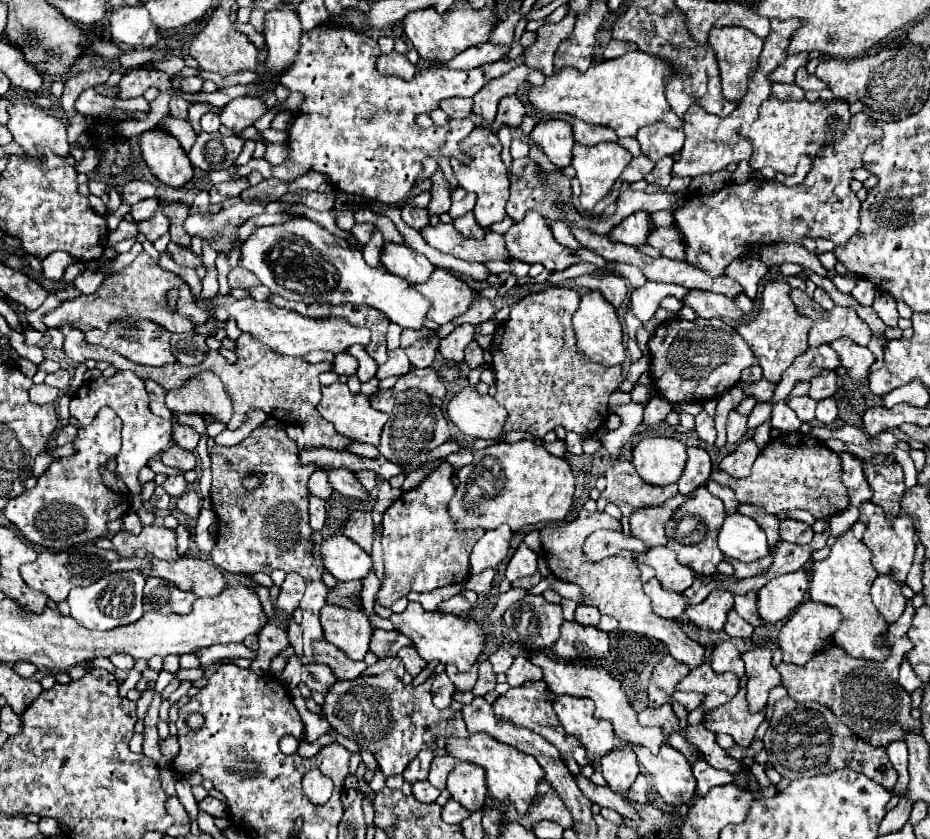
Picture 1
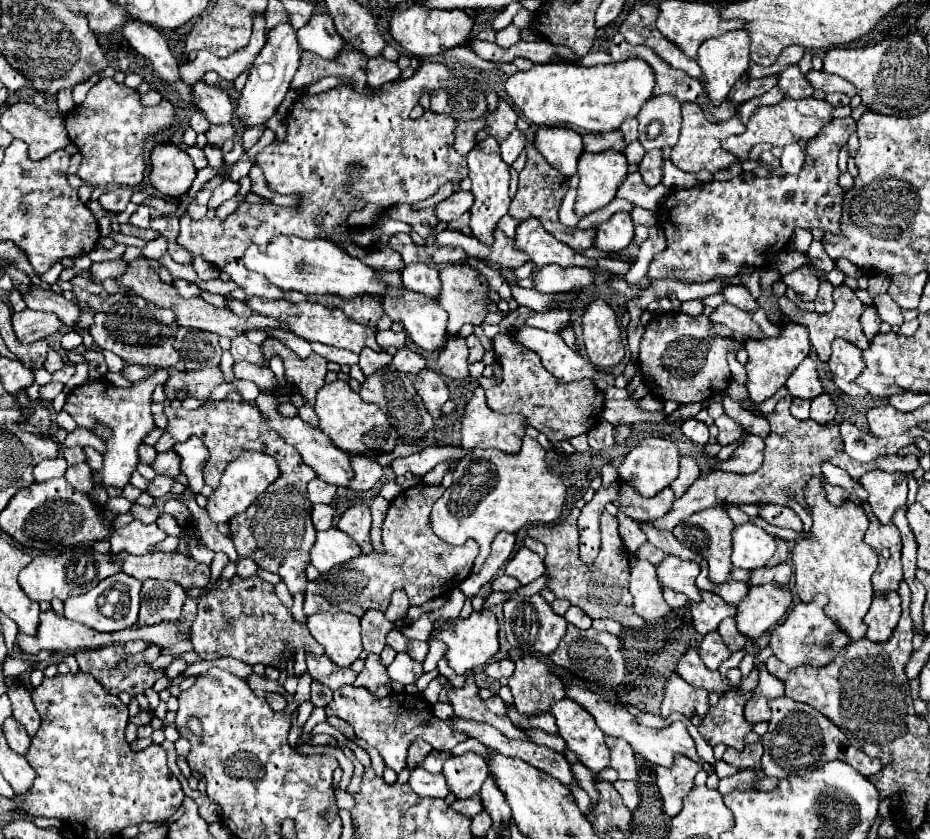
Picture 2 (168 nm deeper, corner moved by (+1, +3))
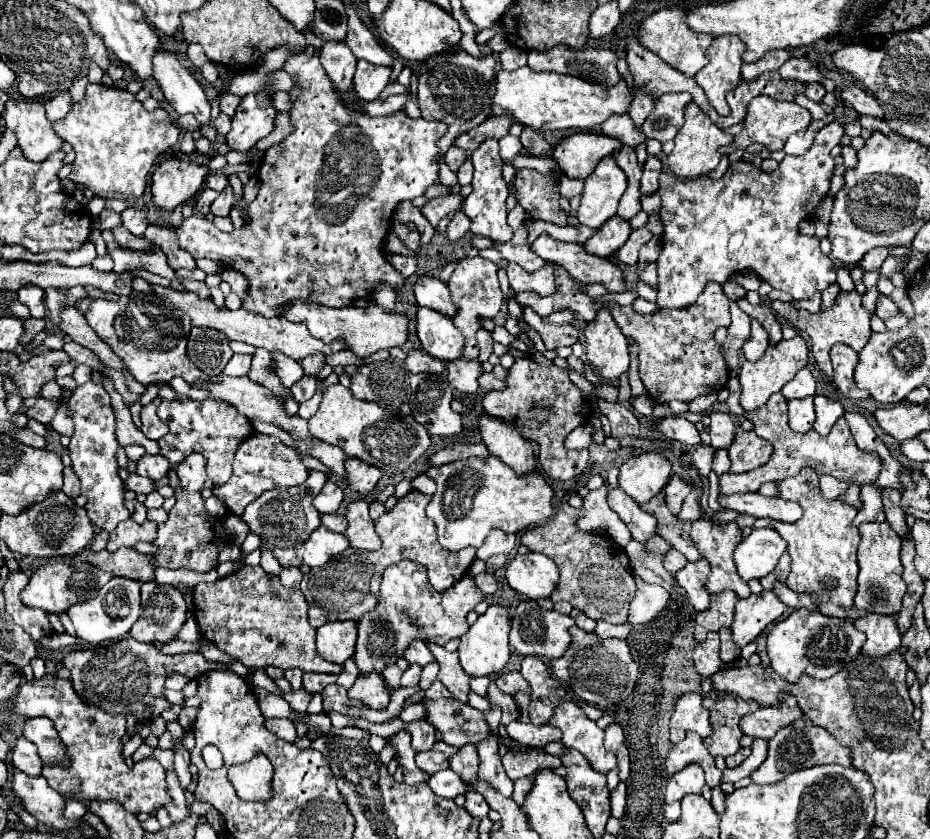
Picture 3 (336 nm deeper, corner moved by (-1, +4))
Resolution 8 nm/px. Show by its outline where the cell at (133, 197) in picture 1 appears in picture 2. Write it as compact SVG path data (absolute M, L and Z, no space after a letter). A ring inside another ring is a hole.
M116 187L116 189L108 189L98 201L102 209L108 213L122 213L124 207L130 203L130 197L132 197L132 189Z

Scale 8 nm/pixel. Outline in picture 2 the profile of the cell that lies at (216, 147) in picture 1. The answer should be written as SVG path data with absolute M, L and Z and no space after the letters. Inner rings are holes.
M210 125L206 137L208 137L210 143L222 145L224 141L228 141L228 139L234 137L234 129L232 129L232 125Z

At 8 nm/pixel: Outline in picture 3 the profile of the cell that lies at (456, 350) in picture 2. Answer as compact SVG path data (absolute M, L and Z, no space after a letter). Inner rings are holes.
M464 356L452 362L446 362L446 372L448 372L448 382L466 394L474 394L478 388L478 376L482 374L480 362L478 360L466 360Z

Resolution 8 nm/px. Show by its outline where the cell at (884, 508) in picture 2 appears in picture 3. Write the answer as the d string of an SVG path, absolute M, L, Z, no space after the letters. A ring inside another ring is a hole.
M864 484L862 492L862 508L858 510L858 516L854 518L854 526L860 526L862 522L884 522L884 508L882 508L882 488L876 484Z

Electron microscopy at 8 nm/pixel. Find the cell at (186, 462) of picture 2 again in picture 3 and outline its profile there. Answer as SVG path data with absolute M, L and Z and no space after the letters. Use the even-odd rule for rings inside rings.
M190 454L182 460L182 464L176 464L174 466L178 478L180 478L180 484L184 486L184 492L182 490L176 490L176 504L174 508L168 512L168 520L164 524L158 524L158 538L156 538L156 544L160 548L160 552L154 554L154 560L158 566L164 566L164 568L188 568L188 570L194 570L194 572L208 572L212 568L216 568L218 564L218 550L222 546L228 544L228 536L226 536L226 530L224 526L218 522L218 518L210 516L204 508L204 500L200 496L200 490L204 488L204 480L208 478L206 476L206 458L202 454Z

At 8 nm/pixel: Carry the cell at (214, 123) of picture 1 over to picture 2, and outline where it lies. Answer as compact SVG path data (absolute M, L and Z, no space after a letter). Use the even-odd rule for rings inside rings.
M196 111L196 113L192 115L192 119L190 119L190 127L192 127L196 133L206 133L208 127L210 127L210 123L208 123L208 119L206 119L200 111Z

